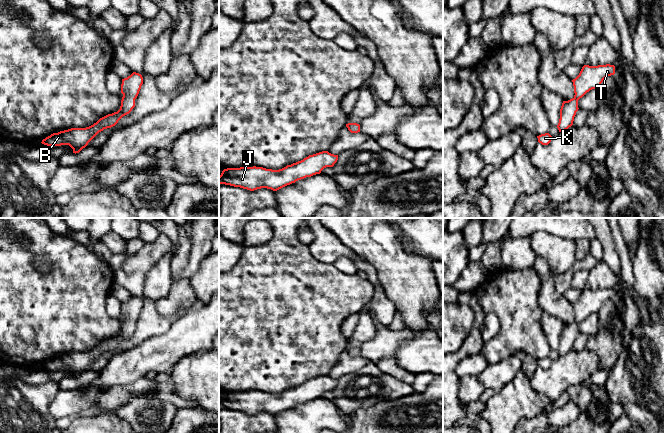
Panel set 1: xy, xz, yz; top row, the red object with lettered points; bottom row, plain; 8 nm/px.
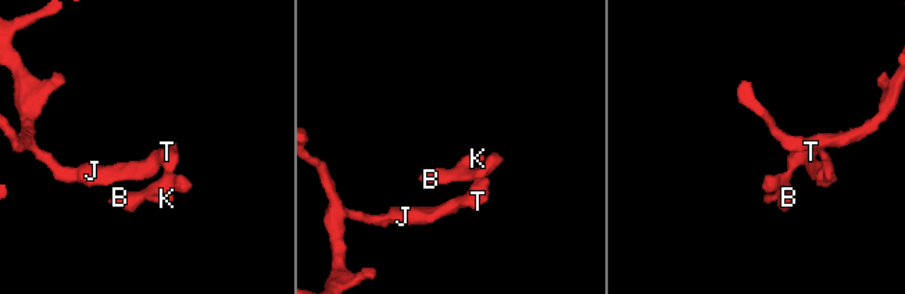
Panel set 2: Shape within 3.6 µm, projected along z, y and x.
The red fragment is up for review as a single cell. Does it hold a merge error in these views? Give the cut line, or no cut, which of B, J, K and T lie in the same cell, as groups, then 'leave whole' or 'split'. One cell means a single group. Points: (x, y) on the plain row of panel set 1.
no cut | B J K T | leave whole

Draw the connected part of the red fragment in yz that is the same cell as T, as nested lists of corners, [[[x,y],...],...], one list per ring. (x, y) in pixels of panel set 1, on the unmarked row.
[[[606,288],[598,290],[584,289],[579,299],[572,304],[574,321],[563,325],[560,333],[560,343],[557,349],[559,356],[567,354],[573,349],[574,341],[578,335],[578,324],[592,313],[597,313],[603,304],[615,298],[615,290]]]

